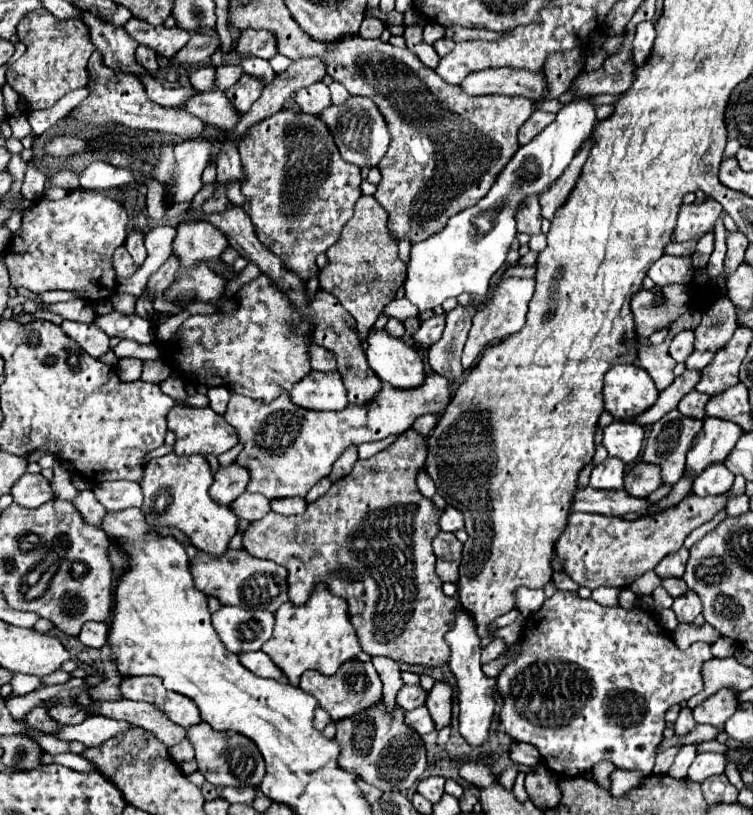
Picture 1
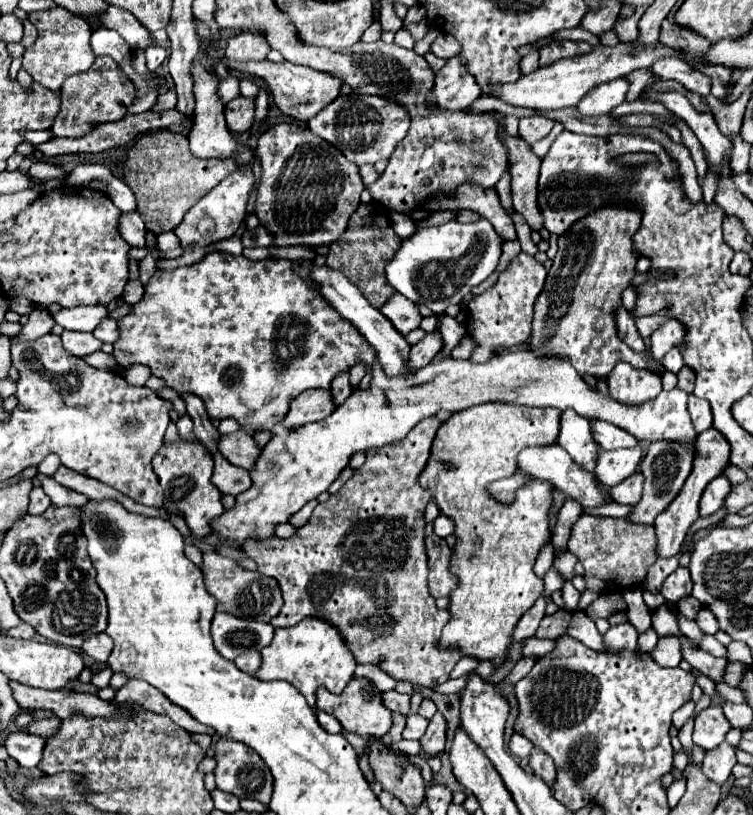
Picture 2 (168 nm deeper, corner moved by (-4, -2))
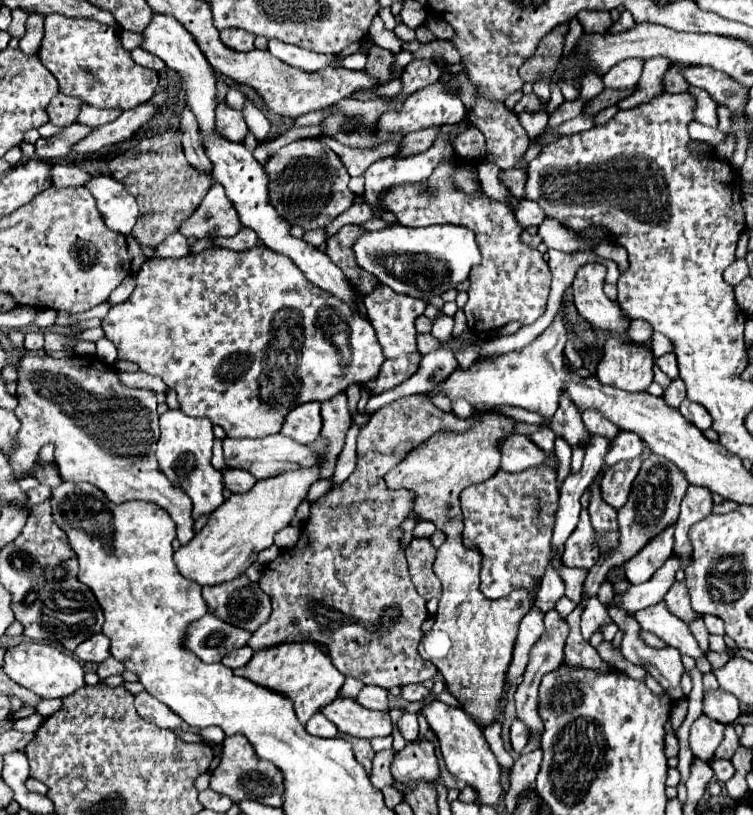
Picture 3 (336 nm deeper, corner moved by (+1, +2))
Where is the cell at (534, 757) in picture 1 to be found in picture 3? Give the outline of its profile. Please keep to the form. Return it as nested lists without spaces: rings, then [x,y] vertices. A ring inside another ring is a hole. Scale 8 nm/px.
[[[514,719],[512,729],[510,729],[510,741],[512,741],[512,747],[514,747],[516,753],[520,753],[524,749],[524,745],[528,743],[528,735],[530,735],[528,727],[522,725],[522,721]]]

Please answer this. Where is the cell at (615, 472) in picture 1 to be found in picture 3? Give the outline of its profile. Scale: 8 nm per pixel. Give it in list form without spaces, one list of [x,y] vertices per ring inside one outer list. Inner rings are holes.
[[[620,431],[618,437],[610,443],[608,455],[606,455],[606,465],[614,465],[624,459],[634,459],[644,451],[644,441],[632,433],[632,431]]]

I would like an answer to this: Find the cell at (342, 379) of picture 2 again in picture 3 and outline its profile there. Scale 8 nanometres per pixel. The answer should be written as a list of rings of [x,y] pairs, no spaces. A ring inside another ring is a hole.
[[[338,393],[330,401],[322,403],[322,437],[326,437],[326,453],[324,453],[324,463],[322,463],[322,473],[320,479],[332,479],[336,459],[344,447],[346,433],[350,429],[350,413],[346,407],[346,393]]]

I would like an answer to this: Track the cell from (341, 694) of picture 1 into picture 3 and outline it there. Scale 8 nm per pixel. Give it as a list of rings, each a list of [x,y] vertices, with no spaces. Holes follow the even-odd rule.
[[[338,697],[330,705],[326,705],[322,713],[338,727],[340,733],[348,733],[352,737],[372,739],[372,737],[386,737],[392,733],[390,715],[386,711],[364,709],[354,699]]]

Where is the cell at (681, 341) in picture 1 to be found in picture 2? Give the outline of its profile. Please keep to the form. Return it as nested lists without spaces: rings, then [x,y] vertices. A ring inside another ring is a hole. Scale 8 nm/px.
[[[679,345],[673,347],[661,361],[661,365],[667,369],[667,371],[673,371],[677,373],[681,367],[683,367],[683,353],[679,353]]]

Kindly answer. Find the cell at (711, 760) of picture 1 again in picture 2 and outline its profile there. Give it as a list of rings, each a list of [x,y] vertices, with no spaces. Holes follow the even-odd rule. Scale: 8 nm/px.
[[[723,743],[715,749],[711,749],[711,753],[705,753],[705,761],[703,761],[703,775],[711,781],[715,781],[717,785],[723,785],[729,775],[733,765],[737,763],[735,759],[735,747],[729,743]]]

